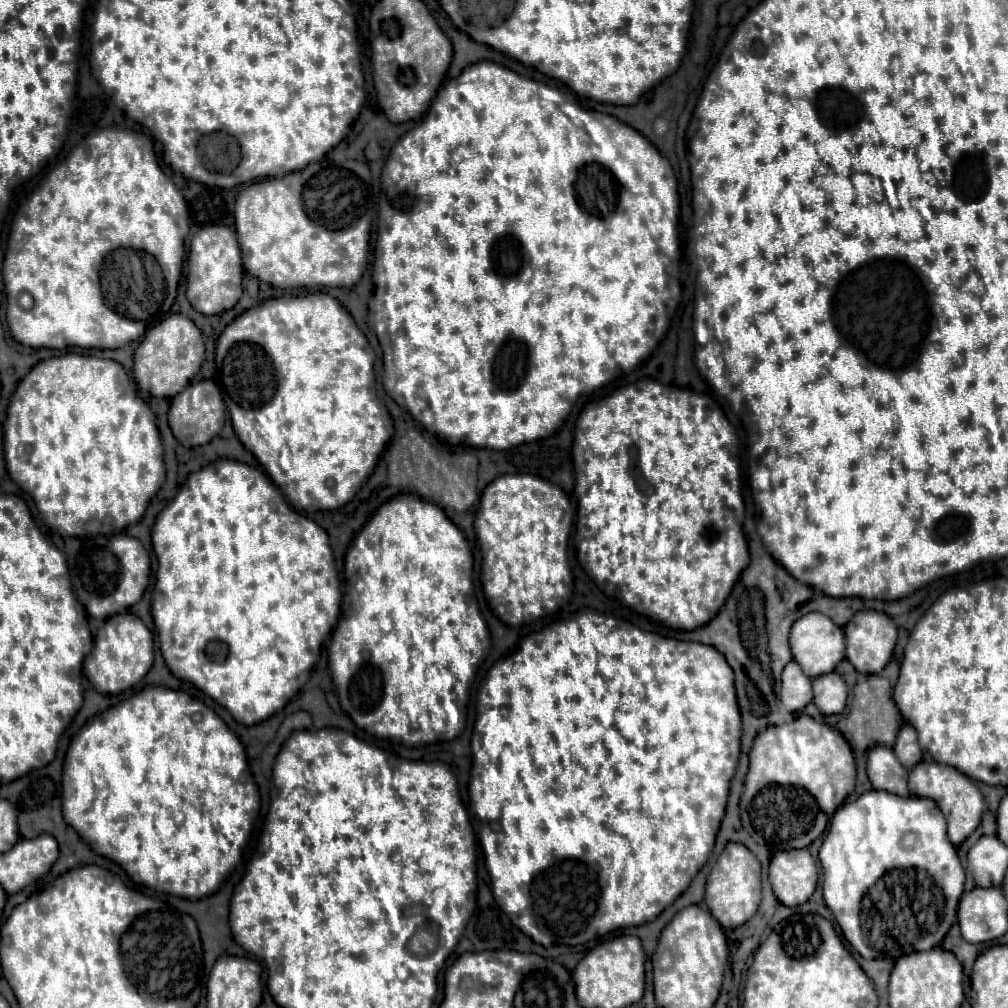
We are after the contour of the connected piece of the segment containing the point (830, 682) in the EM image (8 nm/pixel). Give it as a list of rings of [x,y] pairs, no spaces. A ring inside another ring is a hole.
[[[836,671],[812,679],[812,687],[814,687],[814,703],[824,715],[844,711],[848,701],[848,685]]]

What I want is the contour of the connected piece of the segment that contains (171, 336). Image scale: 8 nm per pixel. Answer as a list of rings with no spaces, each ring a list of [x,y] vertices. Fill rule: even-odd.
[[[174,313],[156,327],[148,329],[142,343],[134,351],[134,379],[140,387],[140,397],[172,397],[184,391],[190,379],[204,363],[204,341],[200,329],[184,315]]]

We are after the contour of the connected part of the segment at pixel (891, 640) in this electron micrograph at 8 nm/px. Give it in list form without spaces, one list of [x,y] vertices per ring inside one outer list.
[[[858,611],[844,627],[844,635],[846,635],[846,657],[848,661],[854,665],[856,671],[866,673],[866,675],[874,675],[880,673],[886,663],[892,657],[896,639],[898,639],[898,629],[894,625],[894,621],[882,613],[882,611]]]

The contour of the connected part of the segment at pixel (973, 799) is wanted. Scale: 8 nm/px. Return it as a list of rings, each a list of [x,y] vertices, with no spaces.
[[[920,761],[908,775],[908,787],[912,795],[918,797],[928,797],[934,799],[940,807],[940,811],[946,817],[948,823],[948,837],[954,845],[960,845],[978,825],[984,813],[984,799],[980,789],[972,783],[970,777],[966,777],[964,773],[956,771],[954,767],[948,765],[940,765],[940,763],[928,763],[928,761]]]

